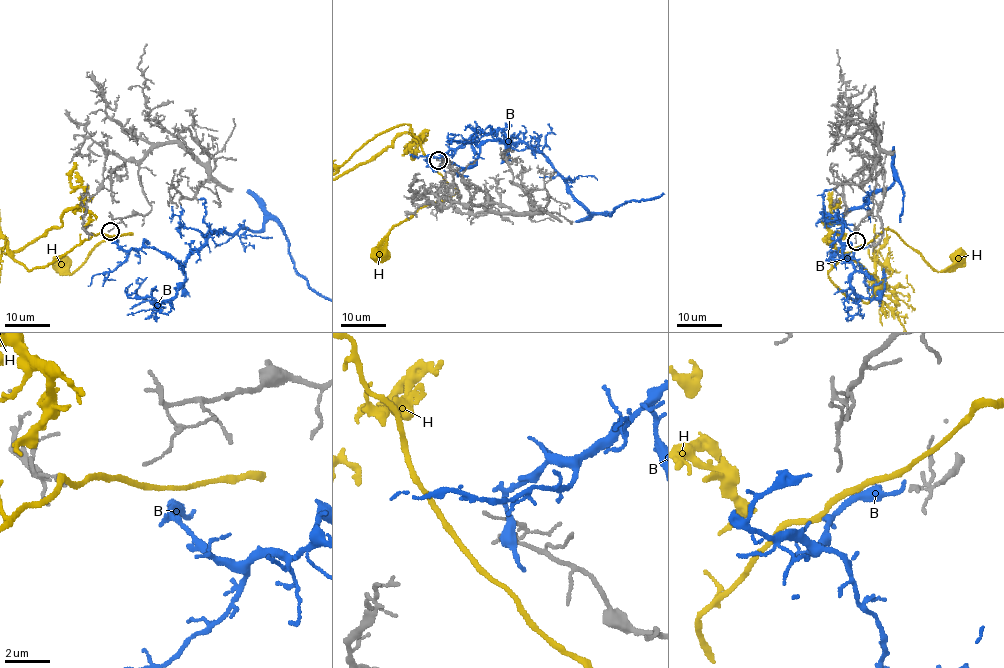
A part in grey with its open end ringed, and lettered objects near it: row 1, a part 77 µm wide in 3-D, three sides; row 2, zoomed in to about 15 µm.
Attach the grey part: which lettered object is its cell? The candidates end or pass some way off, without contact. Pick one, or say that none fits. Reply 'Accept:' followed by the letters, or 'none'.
Accept: B

